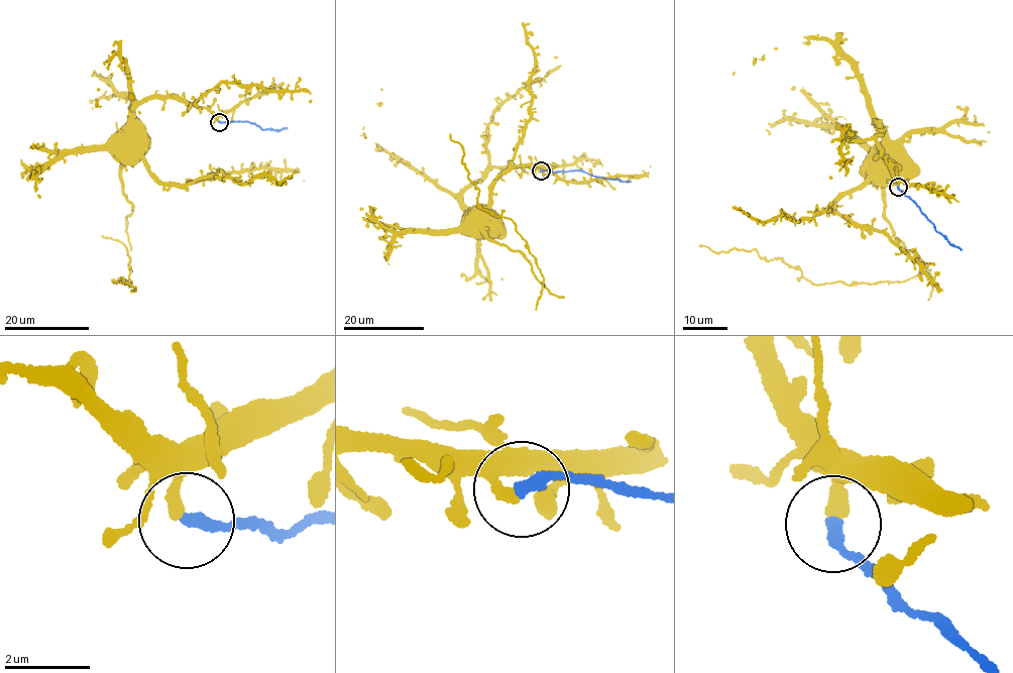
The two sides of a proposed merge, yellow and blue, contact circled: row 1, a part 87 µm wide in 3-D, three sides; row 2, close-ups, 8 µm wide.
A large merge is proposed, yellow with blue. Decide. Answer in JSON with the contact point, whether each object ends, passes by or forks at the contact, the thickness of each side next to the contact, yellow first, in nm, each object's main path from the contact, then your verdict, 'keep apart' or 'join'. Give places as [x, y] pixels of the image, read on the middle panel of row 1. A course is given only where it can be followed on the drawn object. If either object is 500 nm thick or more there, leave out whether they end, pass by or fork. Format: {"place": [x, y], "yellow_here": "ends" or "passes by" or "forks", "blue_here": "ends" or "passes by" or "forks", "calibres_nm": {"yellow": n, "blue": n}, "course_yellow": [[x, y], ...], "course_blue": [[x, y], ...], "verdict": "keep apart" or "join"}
{"place": [541, 171], "yellow_here": "ends", "blue_here": "ends", "calibres_nm": {"yellow": 320, "blue": 280}, "course_yellow": [[541, 172], [519, 166], [490, 169], [481, 180], [464, 187], [464, 205], [471, 212], [474, 206], [478, 214]], "course_blue": [[541, 171], [582, 171], [593, 176], [631, 182]], "verdict": "keep apart"}

